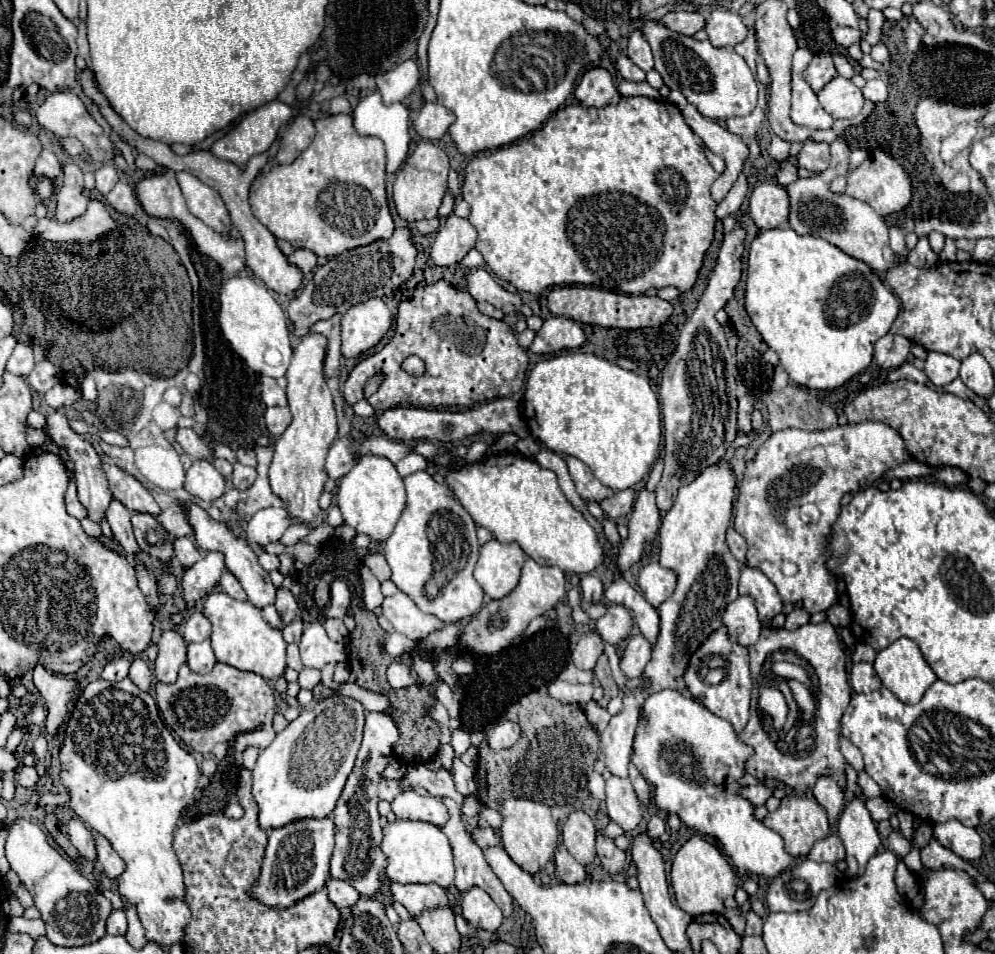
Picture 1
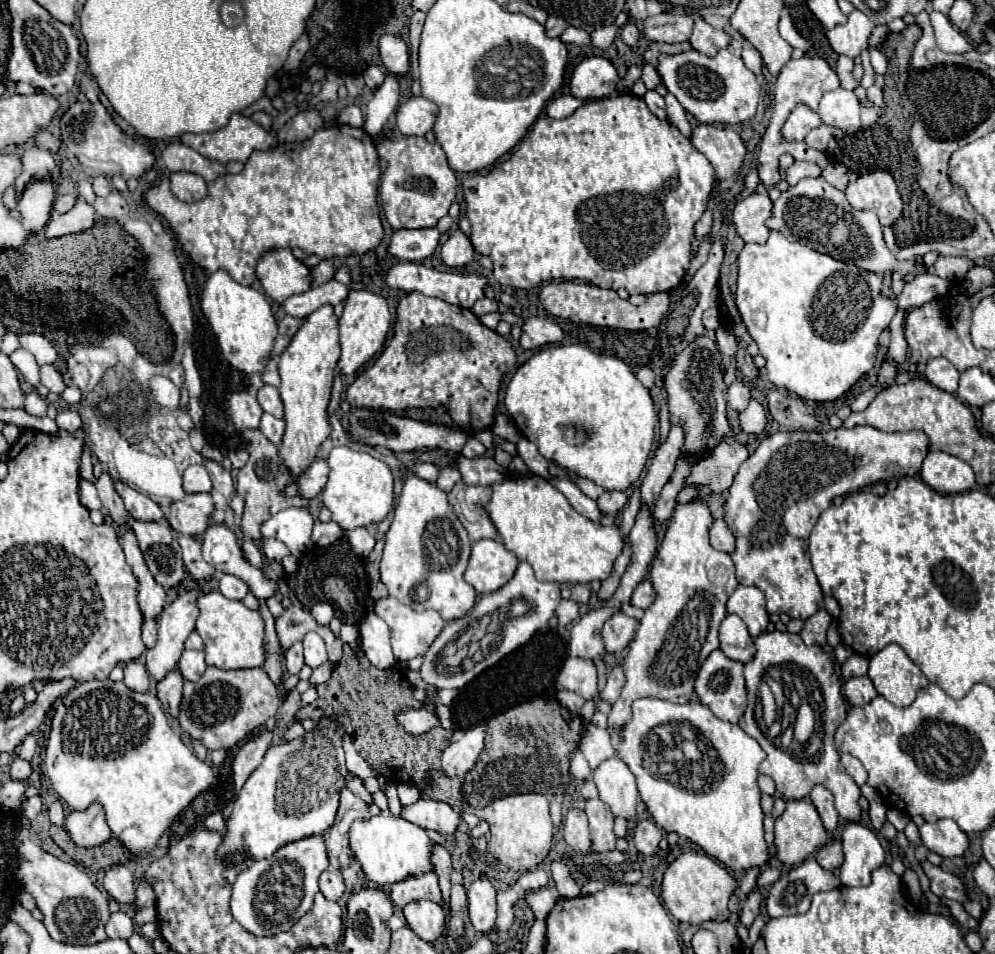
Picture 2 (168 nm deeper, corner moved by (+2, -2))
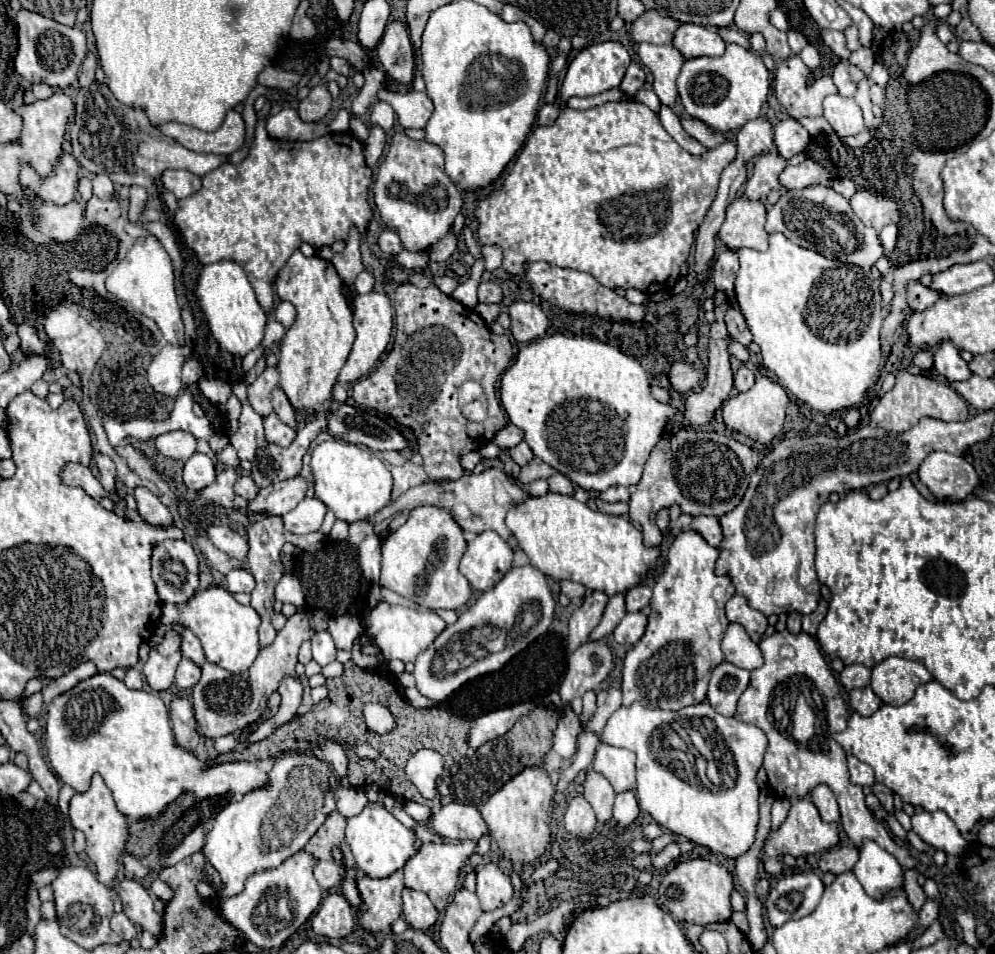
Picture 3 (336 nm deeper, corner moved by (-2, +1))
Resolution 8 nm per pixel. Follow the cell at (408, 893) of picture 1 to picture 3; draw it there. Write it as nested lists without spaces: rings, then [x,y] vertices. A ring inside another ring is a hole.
[[[442,842],[442,844],[424,844],[422,848],[418,848],[416,856],[412,856],[406,866],[404,866],[404,886],[412,888],[412,890],[422,890],[430,896],[430,900],[434,902],[434,906],[444,912],[448,900],[454,896],[456,886],[458,886],[458,876],[460,876],[460,868],[464,866],[466,858],[476,850],[478,842]]]

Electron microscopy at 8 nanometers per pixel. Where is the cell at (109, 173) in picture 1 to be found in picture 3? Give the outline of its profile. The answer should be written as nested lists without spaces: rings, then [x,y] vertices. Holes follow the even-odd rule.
[[[98,174],[94,176],[94,196],[102,198],[102,200],[108,200],[114,196],[114,184],[112,180],[108,178],[108,174]]]

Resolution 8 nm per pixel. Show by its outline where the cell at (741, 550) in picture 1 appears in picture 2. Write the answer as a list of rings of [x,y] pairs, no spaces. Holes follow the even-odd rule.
[[[714,519],[712,527],[710,527],[710,545],[724,553],[734,551],[734,535],[730,533],[724,519]]]

